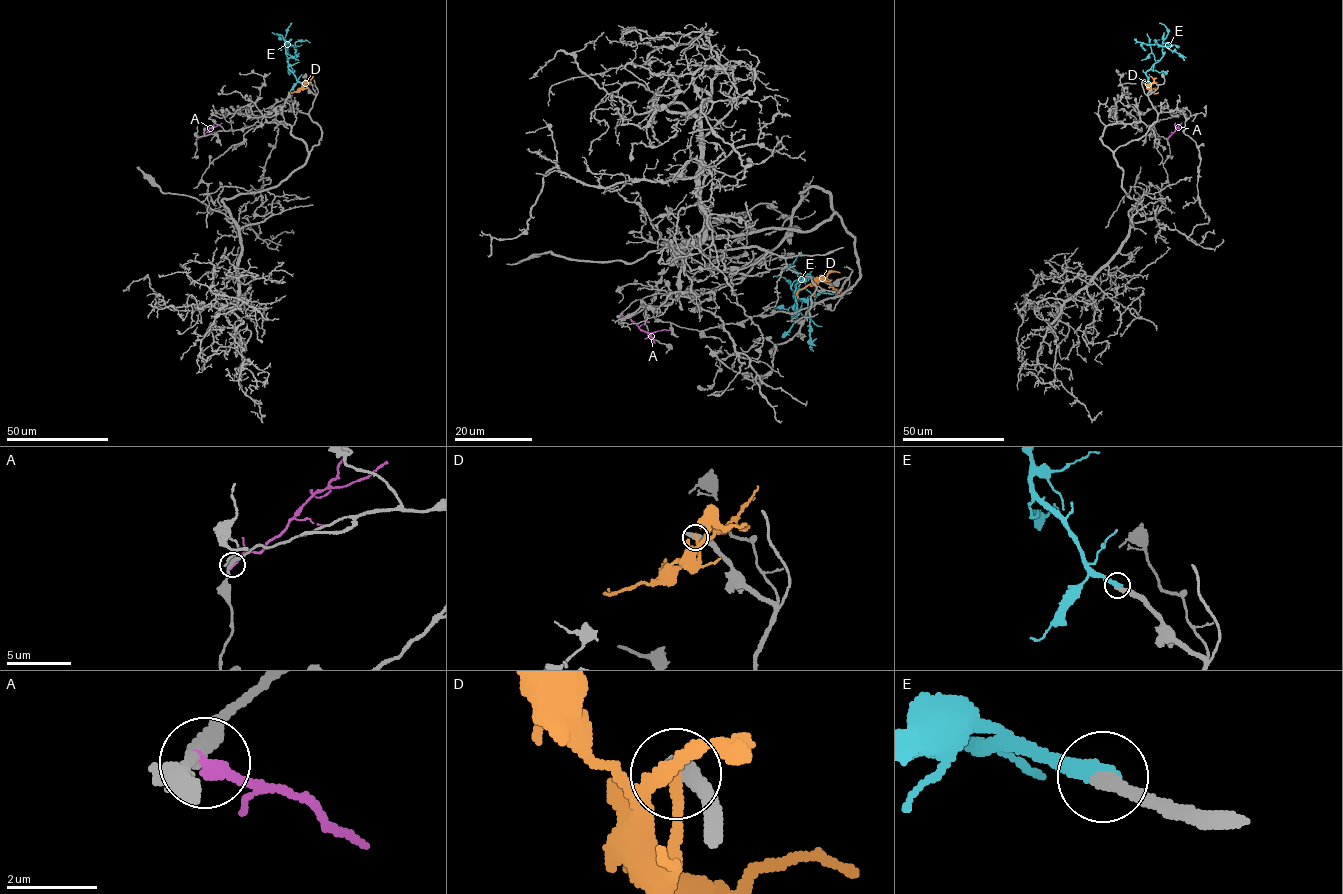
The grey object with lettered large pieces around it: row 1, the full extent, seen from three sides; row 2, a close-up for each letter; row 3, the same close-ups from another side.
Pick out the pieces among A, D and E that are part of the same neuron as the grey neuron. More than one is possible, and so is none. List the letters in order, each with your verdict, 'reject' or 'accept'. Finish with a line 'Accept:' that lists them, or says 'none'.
A: reject
D: reject
E: accept
Accept: E

